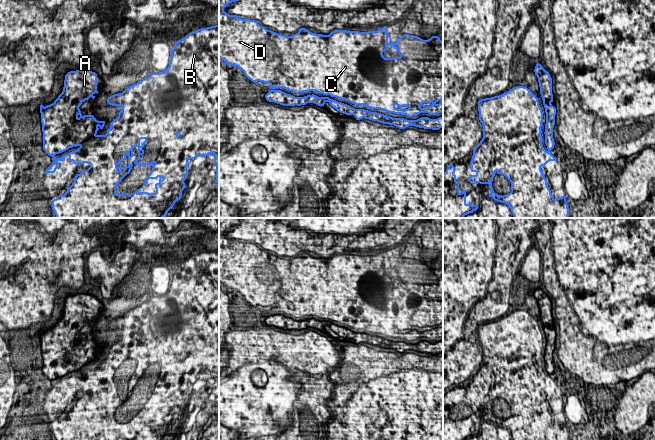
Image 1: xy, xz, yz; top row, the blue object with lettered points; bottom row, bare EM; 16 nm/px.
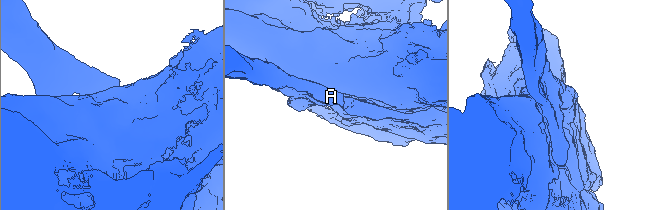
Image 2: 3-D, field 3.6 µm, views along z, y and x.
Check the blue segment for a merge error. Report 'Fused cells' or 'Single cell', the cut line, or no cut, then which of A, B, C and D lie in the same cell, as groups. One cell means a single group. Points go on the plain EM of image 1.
Fused cells. Split along xy (59, 319), (71, 343), (75, 347), (82, 343), (75, 370). Groups: A / B C D

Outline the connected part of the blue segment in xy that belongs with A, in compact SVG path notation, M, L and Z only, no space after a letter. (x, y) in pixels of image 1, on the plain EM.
M89 294L70 295L65 299L63 315L62 333L67 333L74 345L74 349L82 342L77 354L76 370L90 361L96 360L99 353L103 353L105 345L98 345L93 339L82 339L79 331L90 321L95 322L97 317L97 298Z

